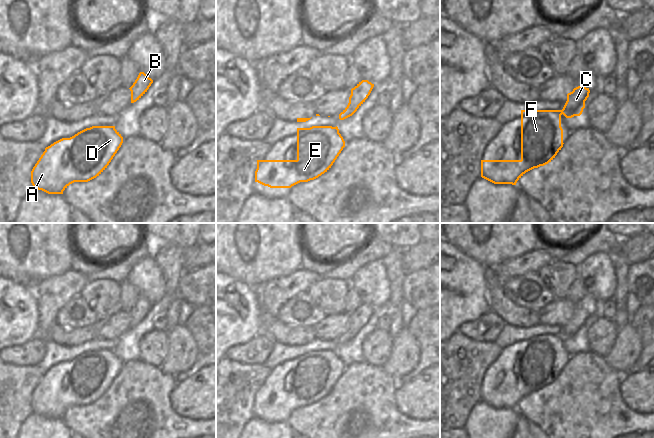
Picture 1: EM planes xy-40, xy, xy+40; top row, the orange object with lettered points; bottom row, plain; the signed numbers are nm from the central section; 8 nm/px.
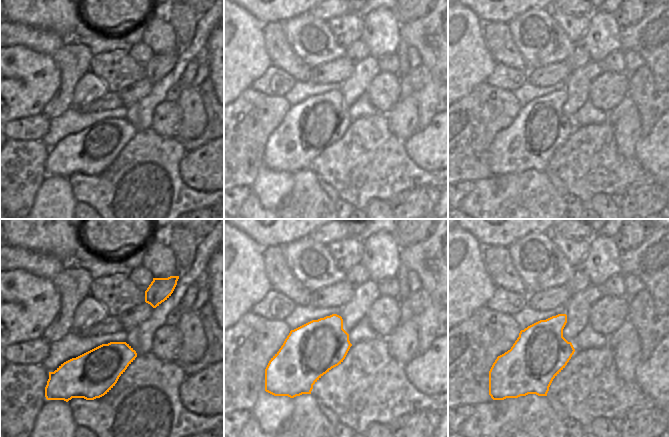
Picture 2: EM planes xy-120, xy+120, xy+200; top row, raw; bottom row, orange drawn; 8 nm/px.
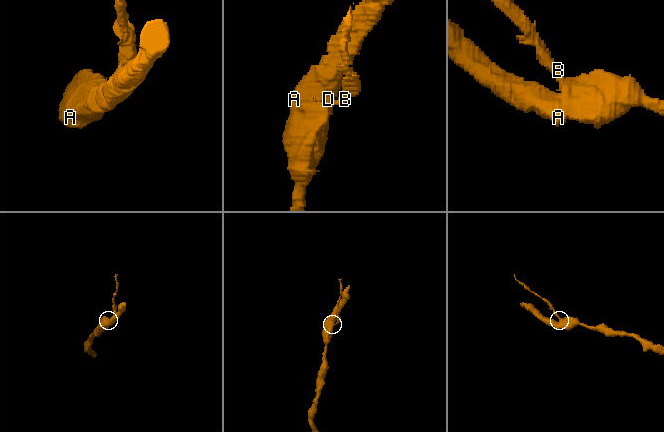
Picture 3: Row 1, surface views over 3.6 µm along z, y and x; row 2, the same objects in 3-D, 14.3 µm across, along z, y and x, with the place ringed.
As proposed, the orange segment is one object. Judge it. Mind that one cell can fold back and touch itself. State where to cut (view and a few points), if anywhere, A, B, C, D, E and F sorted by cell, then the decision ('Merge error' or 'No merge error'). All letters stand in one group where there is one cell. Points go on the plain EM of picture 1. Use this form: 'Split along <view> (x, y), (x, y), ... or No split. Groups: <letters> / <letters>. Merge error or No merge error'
No split. Groups: A B C D E F. No merge error

